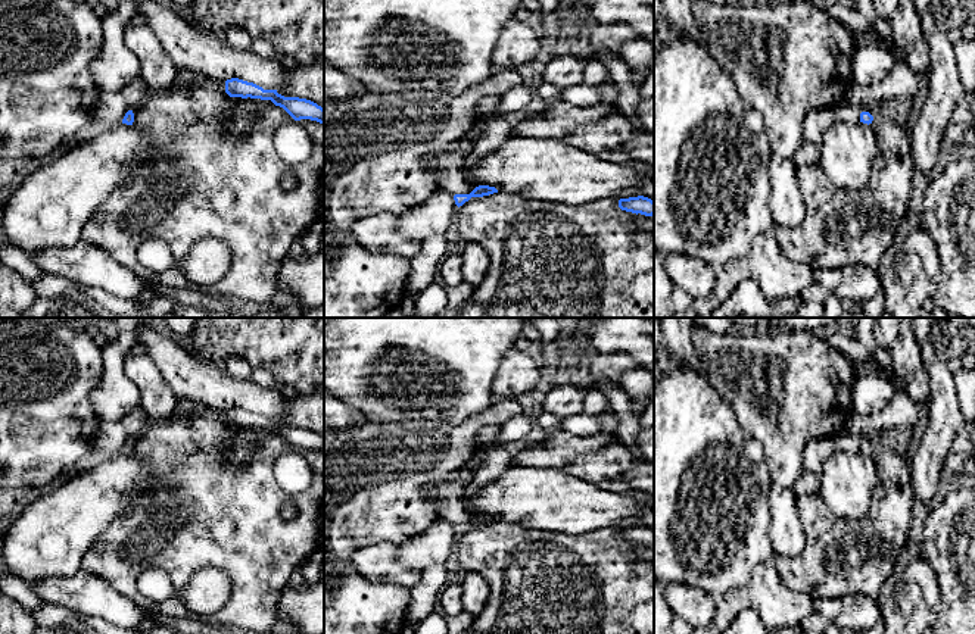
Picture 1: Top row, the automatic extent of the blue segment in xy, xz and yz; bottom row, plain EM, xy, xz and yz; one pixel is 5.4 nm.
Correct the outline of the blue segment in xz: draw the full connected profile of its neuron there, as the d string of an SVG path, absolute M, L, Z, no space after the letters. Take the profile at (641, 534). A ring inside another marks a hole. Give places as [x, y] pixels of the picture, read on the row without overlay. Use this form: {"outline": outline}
{"outline": "M638 525L638 527L629 527L629 528L620 528L619 537L626 541L632 543L641 543L645 546L654 544L654 531L648 527Z"}

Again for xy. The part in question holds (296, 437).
{"outline": "M239 407L225 410L225 422L230 427L271 430L275 435L283 437L295 450L311 449L324 453L324 438L306 428L284 427L277 419L264 419L253 412Z"}

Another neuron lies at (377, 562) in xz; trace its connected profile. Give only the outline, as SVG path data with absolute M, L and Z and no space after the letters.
M386 541L368 544L352 555L355 571L373 583L390 583L412 588L420 584L423 571L398 560L398 546Z

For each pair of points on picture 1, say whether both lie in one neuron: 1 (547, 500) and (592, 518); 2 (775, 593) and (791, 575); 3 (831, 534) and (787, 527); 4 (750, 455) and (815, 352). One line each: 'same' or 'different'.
1: same
2: different
3: different
4: different

